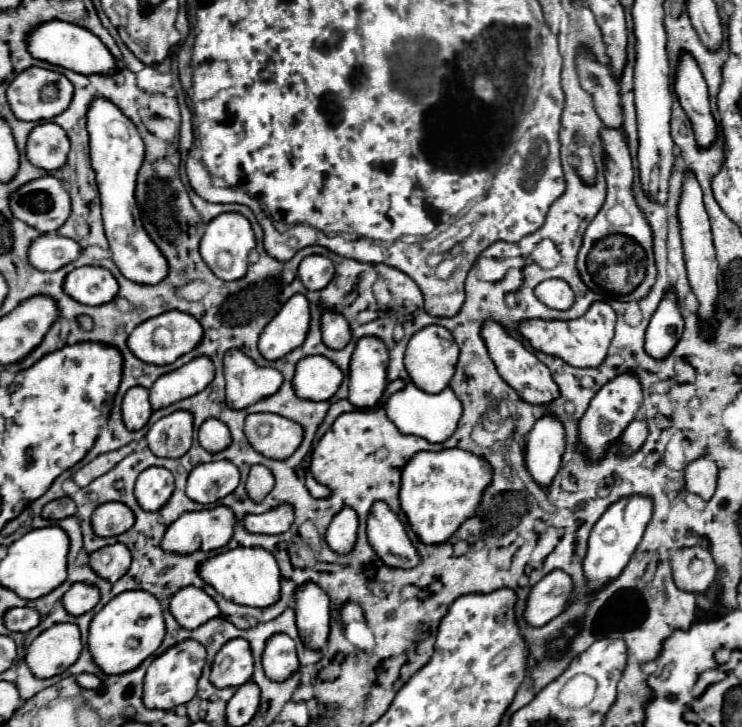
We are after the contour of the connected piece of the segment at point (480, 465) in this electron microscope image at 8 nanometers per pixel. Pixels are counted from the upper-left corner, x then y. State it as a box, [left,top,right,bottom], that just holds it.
[400,447,492,545]

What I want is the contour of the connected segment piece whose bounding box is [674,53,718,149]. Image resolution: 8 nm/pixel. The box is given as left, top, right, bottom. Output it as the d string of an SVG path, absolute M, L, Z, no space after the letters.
M682 53L682 59L676 71L674 89L680 99L682 109L686 111L692 123L698 145L702 149L712 147L714 141L718 139L718 129L716 129L716 121L712 119L712 111L710 111L708 87L706 87L706 81L696 61L688 53Z

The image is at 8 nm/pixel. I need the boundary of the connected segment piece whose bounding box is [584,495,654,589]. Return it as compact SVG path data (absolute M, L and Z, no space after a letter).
M630 495L630 497L622 497L616 503L612 503L604 511L604 515L596 521L596 525L592 527L590 539L588 539L588 553L584 559L584 573L586 573L590 589L600 589L604 583L612 581L614 577L622 573L634 549L638 547L648 521L652 519L652 509L654 505L650 497Z

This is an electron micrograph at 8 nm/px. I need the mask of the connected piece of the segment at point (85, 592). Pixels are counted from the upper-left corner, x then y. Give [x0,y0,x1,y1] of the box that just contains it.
[62,583,100,615]

